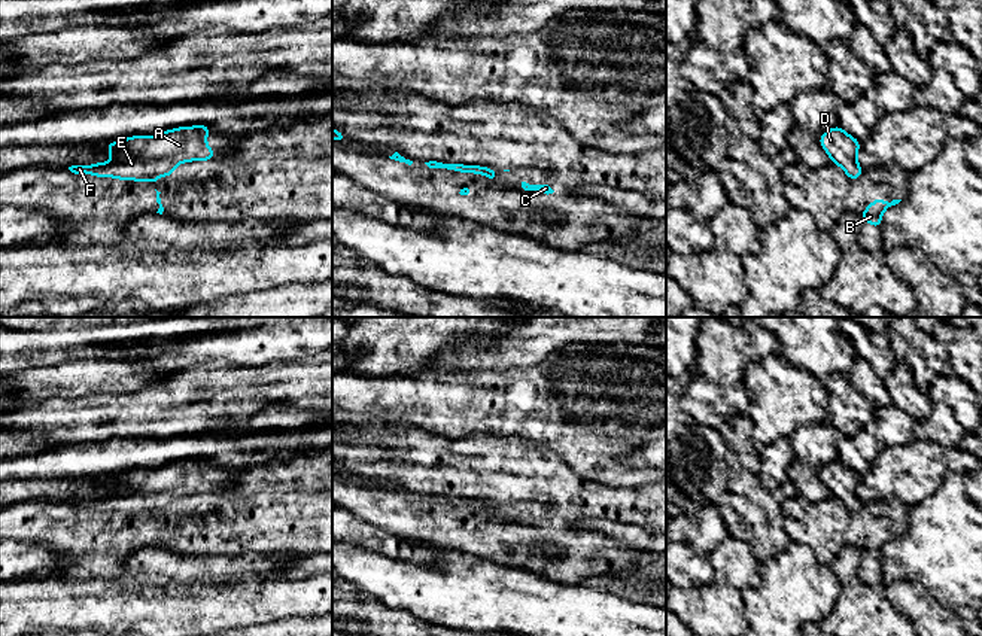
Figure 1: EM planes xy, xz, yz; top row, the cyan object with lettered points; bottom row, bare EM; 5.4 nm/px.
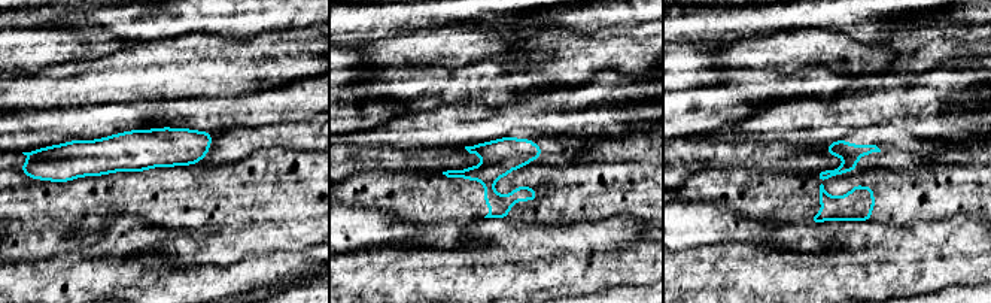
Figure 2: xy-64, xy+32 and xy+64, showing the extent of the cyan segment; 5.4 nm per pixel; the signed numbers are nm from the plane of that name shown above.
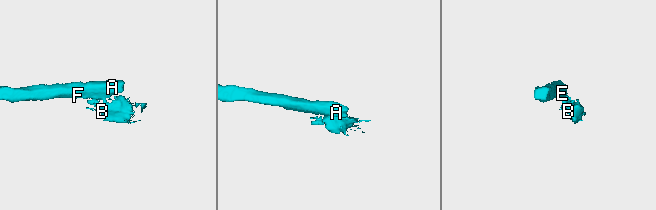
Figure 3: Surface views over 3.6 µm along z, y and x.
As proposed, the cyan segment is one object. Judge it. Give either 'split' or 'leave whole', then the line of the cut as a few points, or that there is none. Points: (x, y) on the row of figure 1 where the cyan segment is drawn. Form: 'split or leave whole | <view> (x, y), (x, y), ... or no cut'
split | xy (157, 176), (145, 180)

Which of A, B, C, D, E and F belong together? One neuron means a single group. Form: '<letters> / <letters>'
A D E F / B C

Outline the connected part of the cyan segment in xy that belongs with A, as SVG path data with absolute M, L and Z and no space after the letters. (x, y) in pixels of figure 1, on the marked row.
M194 125L167 130L155 136L133 136L119 141L106 143L112 153L107 162L91 165L72 165L75 174L95 177L113 177L121 180L146 182L162 177L183 162L209 161L215 150L207 146L207 134L212 127Z

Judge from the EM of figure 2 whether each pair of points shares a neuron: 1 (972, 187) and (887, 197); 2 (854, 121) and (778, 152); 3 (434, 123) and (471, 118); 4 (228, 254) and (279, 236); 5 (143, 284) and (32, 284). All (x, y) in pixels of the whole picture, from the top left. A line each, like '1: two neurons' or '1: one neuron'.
1: one neuron
2: two neurons
3: one neuron
4: one neuron
5: one neuron

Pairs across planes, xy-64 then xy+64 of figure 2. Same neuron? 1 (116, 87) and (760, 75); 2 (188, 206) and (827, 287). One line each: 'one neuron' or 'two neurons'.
1: one neuron
2: two neurons

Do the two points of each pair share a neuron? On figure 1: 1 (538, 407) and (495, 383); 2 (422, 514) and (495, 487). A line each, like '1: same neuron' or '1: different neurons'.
1: same neuron
2: same neuron

